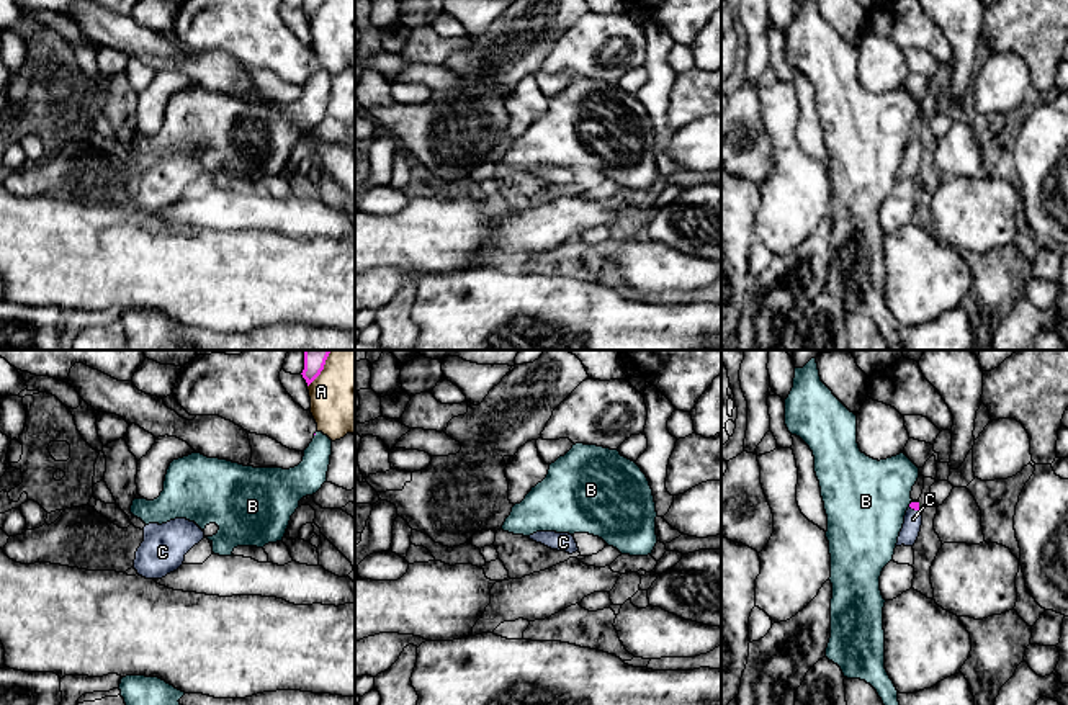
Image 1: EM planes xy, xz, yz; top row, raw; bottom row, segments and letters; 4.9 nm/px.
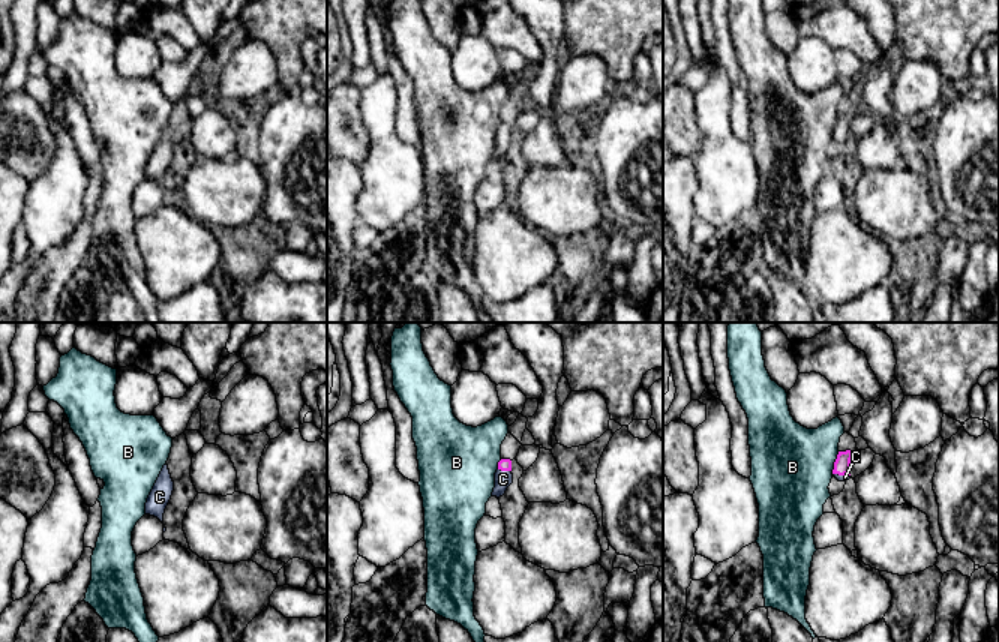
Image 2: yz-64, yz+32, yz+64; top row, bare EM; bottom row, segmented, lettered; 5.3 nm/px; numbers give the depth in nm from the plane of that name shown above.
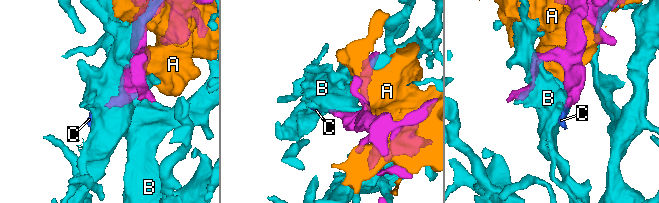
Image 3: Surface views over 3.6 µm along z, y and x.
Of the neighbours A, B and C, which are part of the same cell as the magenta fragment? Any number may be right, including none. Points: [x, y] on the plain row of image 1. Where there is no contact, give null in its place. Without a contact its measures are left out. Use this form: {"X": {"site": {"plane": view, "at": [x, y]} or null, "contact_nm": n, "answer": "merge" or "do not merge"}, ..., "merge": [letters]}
{"A": {"site": {"plane": "xy", "at": [318, 8]}, "contact_nm": 130, "answer": "do not merge"}, "B": {"site": {"plane": "yz", "at": [910, 138]}, "contact_nm": 30, "answer": "do not merge"}, "C": {"site": {"plane": "yz", "at": [915, 143]}, "contact_nm": 50, "answer": "merge"}, "merge": ["C"]}

